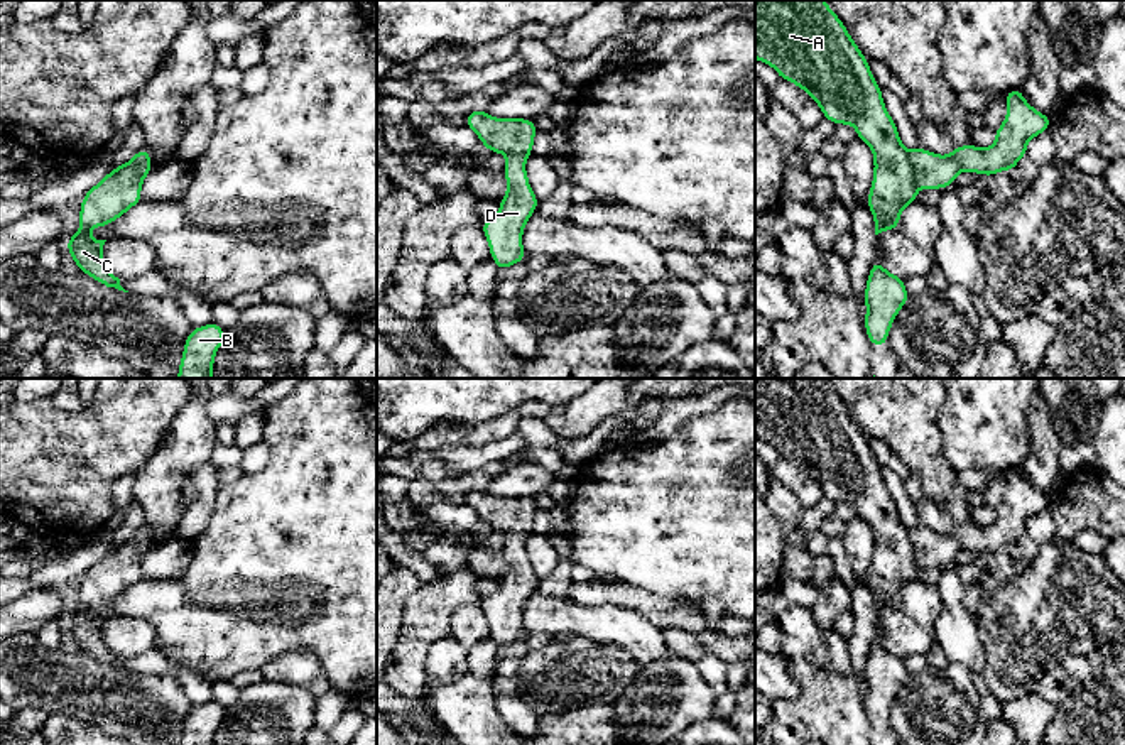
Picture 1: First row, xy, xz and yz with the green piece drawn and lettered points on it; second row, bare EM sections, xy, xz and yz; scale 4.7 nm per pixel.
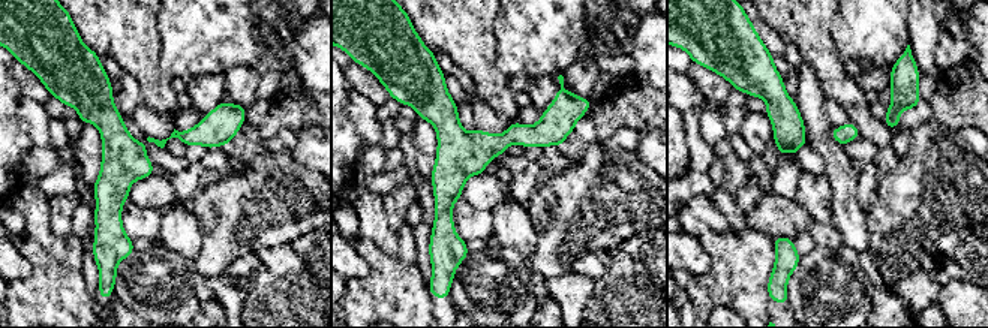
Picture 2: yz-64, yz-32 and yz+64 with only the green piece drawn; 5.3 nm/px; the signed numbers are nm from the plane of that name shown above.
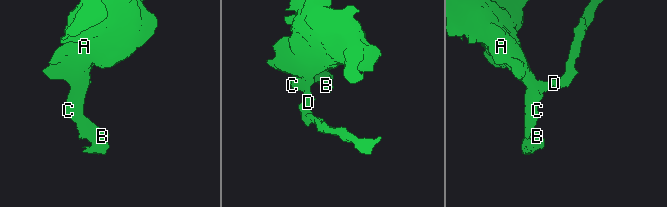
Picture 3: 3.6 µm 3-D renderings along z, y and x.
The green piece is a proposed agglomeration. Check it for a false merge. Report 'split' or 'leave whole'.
leave whole

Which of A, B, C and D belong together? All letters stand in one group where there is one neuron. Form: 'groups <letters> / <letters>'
groups A B C D

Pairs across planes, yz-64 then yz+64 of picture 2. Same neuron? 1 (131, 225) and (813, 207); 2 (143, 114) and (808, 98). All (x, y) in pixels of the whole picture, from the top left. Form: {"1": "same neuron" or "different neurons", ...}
{"1": "different neurons", "2": "different neurons"}

